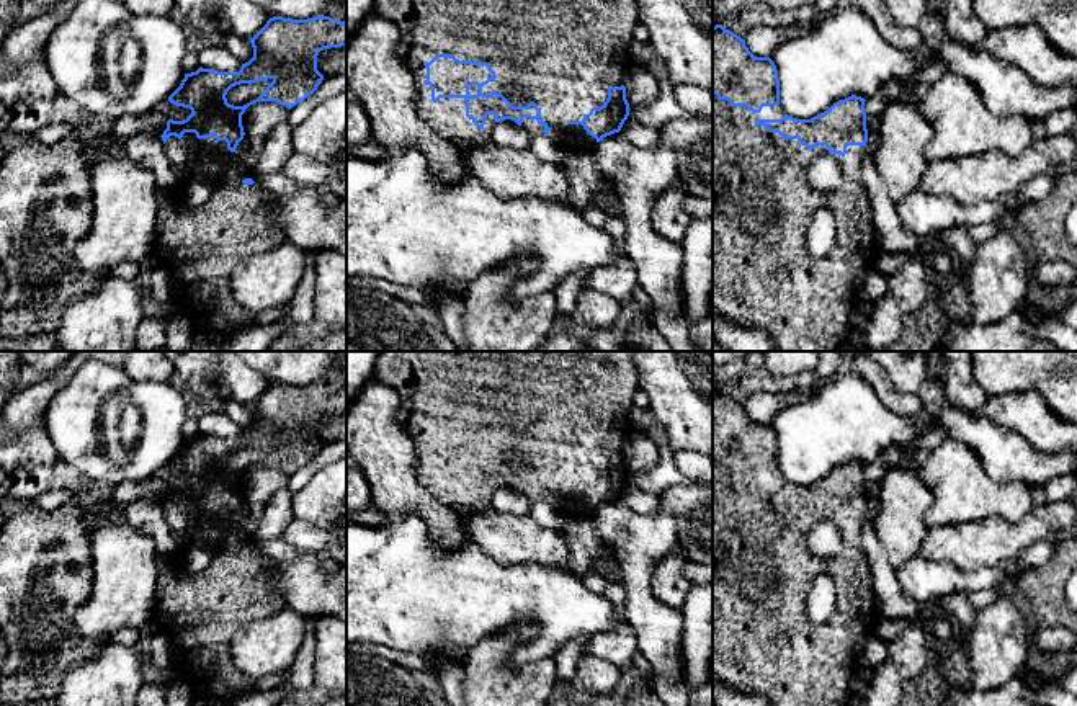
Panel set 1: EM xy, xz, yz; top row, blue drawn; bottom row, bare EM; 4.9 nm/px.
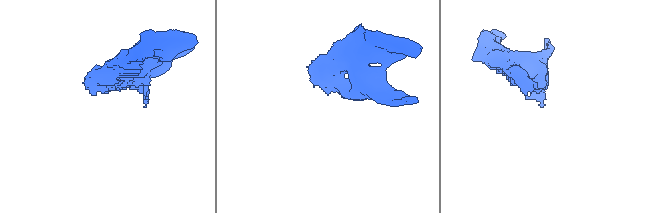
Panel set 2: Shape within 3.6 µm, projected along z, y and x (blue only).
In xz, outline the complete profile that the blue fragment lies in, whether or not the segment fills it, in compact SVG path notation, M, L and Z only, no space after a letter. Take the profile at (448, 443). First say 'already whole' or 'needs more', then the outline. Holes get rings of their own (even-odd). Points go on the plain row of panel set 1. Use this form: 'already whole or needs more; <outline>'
needs more; M381 351L374 376L400 395L397 422L413 440L420 484L443 503L459 512L487 507L497 489L512 485L531 503L547 502L565 520L590 520L603 503L619 498L629 482L631 474L624 451L632 433L629 413L637 392L637 371L631 351Z

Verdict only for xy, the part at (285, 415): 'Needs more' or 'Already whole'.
Needs more

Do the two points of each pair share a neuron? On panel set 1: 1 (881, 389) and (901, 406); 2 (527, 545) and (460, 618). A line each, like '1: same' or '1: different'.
1: same
2: different

